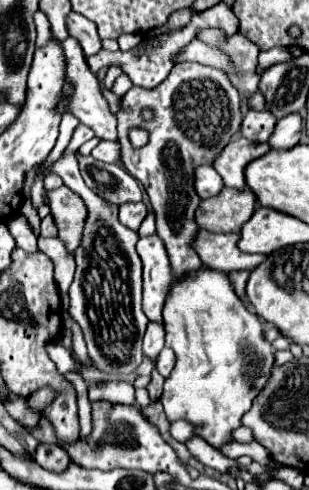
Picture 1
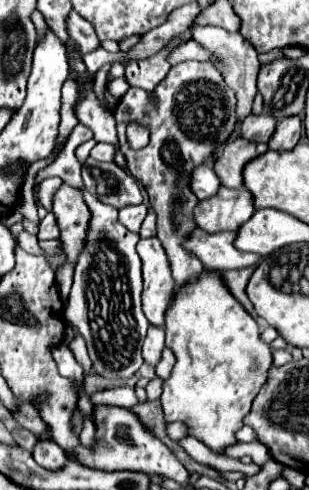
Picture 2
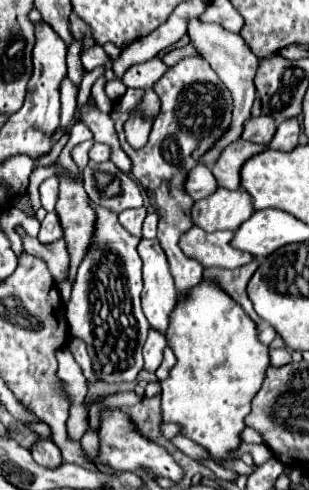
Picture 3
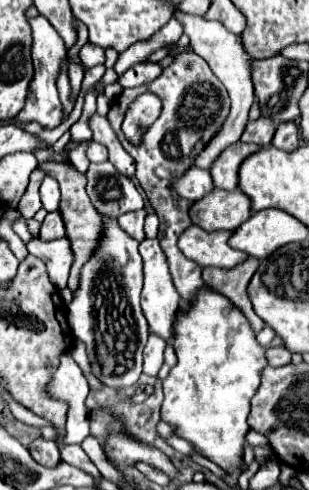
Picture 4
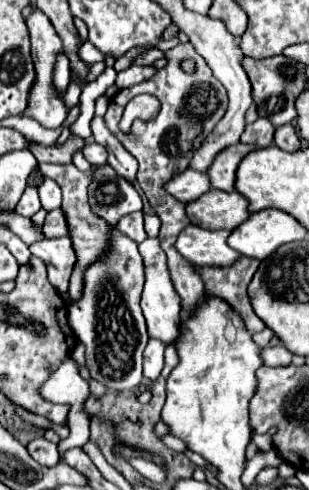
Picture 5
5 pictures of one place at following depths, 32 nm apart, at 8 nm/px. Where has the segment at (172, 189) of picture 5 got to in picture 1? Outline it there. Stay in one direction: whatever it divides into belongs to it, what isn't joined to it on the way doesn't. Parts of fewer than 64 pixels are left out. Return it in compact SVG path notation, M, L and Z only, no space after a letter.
M200 166L196 168L196 174L194 174L194 188L196 188L196 194L200 198L212 198L220 192L222 188L222 178L218 176L218 172L212 168L212 166Z

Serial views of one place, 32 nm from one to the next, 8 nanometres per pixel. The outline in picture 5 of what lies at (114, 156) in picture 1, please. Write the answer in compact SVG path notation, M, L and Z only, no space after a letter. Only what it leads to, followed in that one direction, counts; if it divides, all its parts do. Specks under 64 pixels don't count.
M88 142L88 144L84 146L82 154L84 154L84 158L86 158L92 166L102 166L102 164L106 164L106 148L100 146L100 144L96 144L96 142Z

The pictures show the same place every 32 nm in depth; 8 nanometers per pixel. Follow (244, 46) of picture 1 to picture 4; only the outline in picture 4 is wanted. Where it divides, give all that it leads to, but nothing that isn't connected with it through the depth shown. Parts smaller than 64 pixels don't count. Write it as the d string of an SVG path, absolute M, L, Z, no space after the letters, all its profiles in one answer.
M174 4L172 10L174 10L174 16L180 20L180 24L184 26L184 34L190 38L192 50L208 62L208 66L212 68L216 78L226 86L226 90L230 94L230 102L232 102L230 104L230 114L224 120L224 124L220 126L220 132L216 132L216 136L212 136L212 140L208 142L208 148L204 148L204 152L200 152L200 156L196 156L196 160L194 160L196 168L210 168L212 162L216 160L216 156L224 148L228 148L230 144L240 140L240 136L244 132L244 126L248 122L248 110L254 102L254 86L252 86L252 80L250 80L250 64L248 64L250 56L244 52L240 36L234 36L232 32L228 32L224 28L224 24L220 24L216 20L204 20L202 16L186 14L178 8L178 4Z

